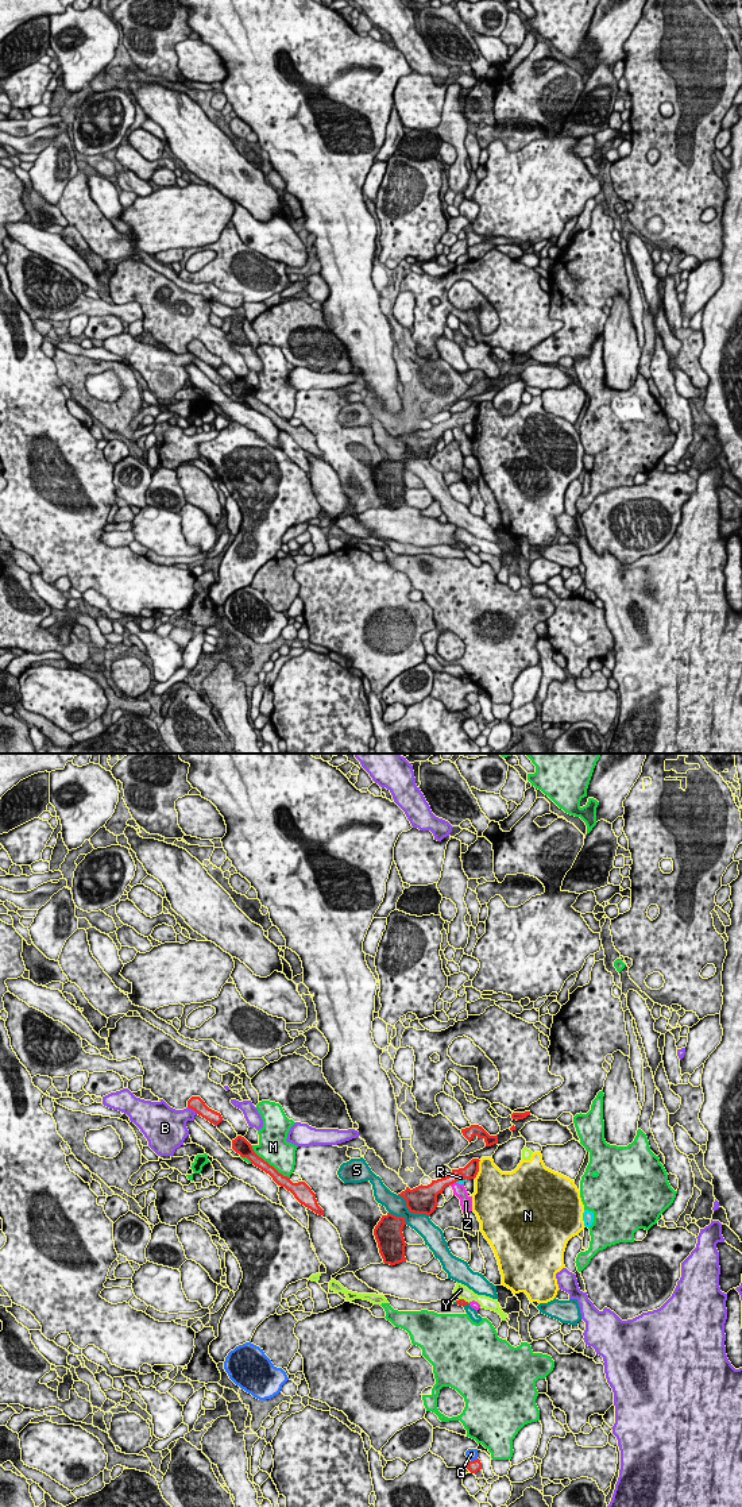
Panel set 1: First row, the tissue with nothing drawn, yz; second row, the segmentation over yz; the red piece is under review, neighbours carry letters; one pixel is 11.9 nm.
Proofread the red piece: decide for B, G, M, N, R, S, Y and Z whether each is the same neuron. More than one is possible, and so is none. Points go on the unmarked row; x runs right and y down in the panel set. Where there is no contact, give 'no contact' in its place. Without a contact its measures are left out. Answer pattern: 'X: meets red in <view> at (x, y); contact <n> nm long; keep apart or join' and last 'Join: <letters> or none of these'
B: meets red in yz at (193, 353); contact 150 nm long; keep apart
G: meets red in yz at (474, 704); contact 100 nm long; keep apart
M: meets red in yz at (267, 407); contact 600 nm long; keep apart
N: meets red in yz at (478, 413); contact 240 nm long; keep apart
R: meets red in yz at (460, 417); contact 160 nm long; join
S: meets red in yz at (410, 455); contact 460 nm long; keep apart
Y: meets red in yz at (463, 543); contact 120 nm long; keep apart
Z: meets red in yz at (452, 427); contact 90 nm long; keep apart
Join: R

